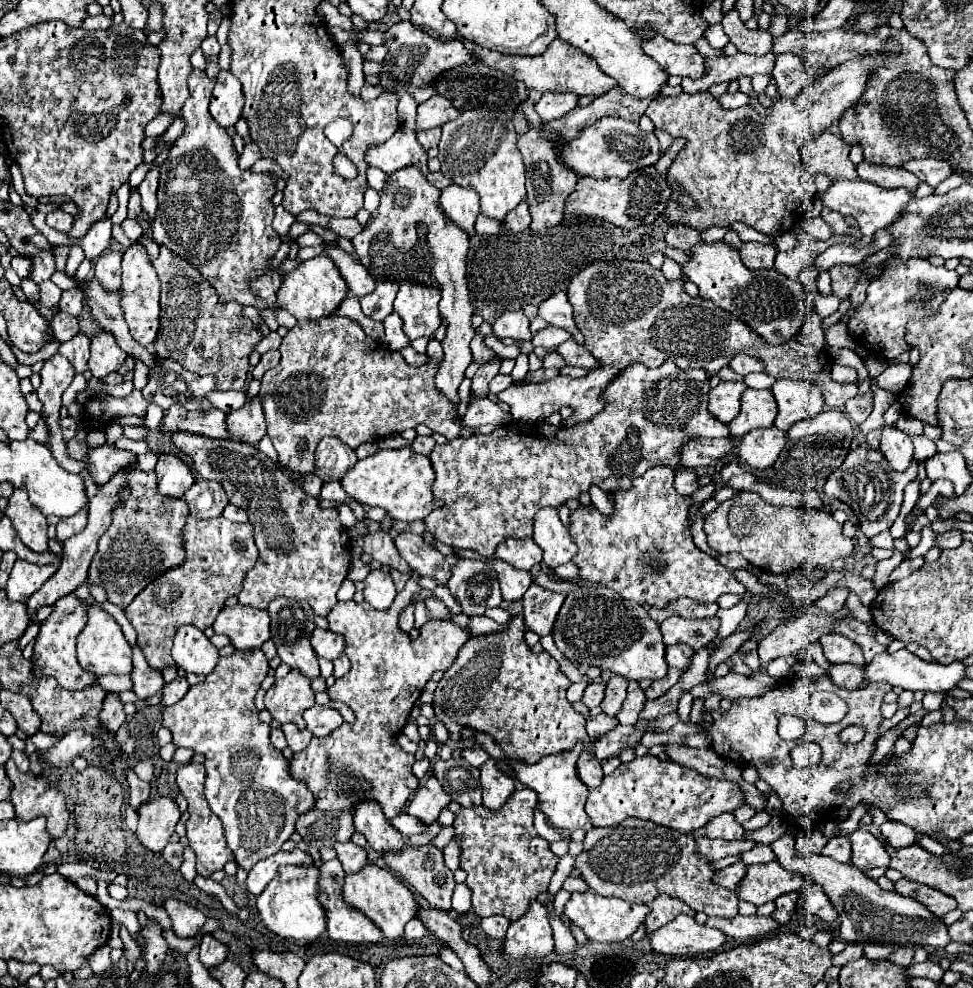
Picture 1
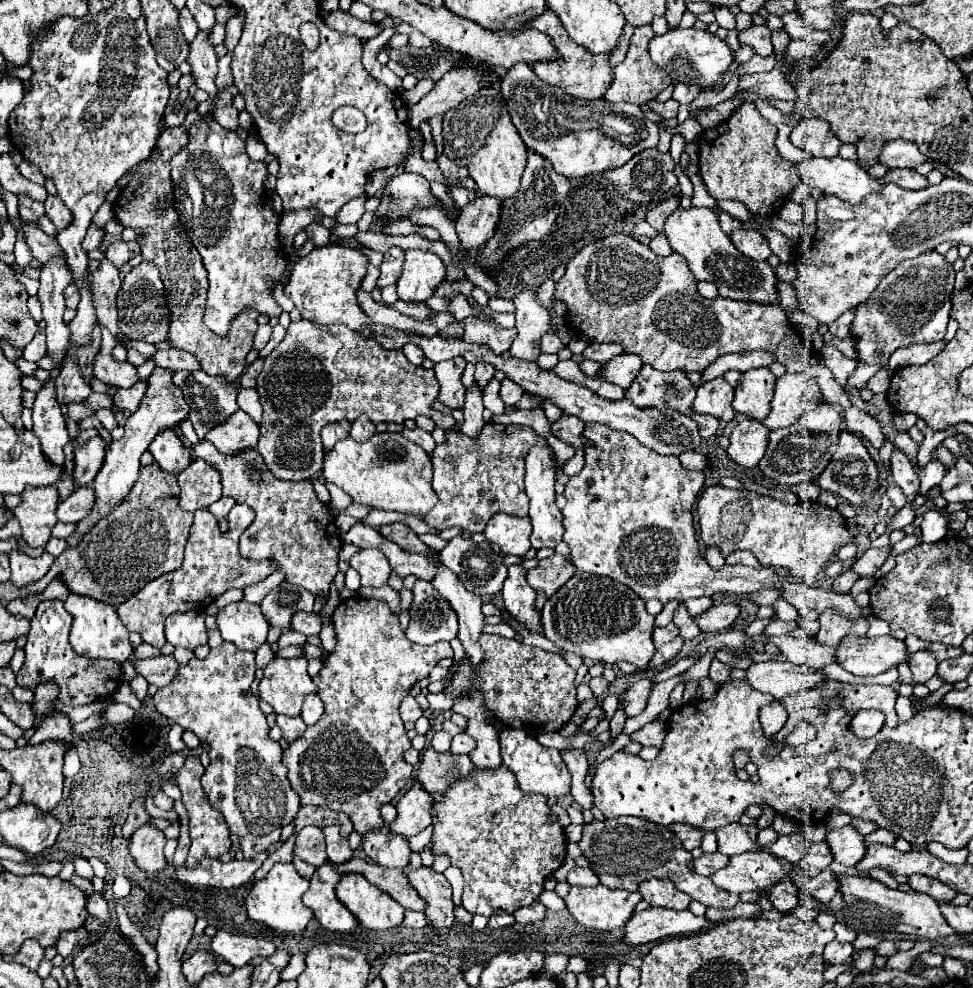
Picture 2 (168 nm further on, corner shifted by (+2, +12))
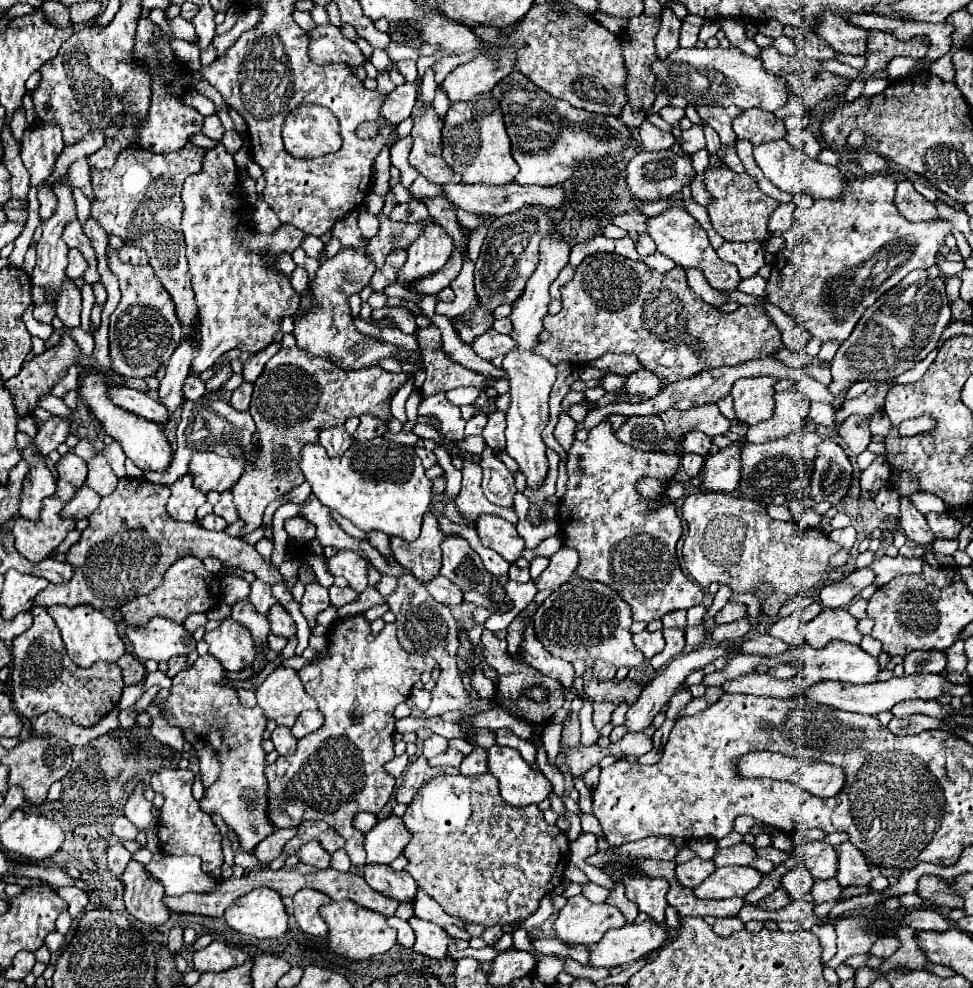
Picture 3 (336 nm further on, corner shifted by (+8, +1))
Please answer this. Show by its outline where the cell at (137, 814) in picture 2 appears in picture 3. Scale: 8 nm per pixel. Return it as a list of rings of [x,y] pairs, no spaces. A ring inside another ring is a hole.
[[[116,843],[116,845],[108,847],[108,869],[114,875],[122,875],[124,867],[128,865],[130,859],[132,859],[132,853],[128,849],[124,849],[122,843]]]

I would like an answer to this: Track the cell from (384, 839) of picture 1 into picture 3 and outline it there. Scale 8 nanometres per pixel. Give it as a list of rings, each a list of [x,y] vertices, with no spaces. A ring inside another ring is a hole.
[[[364,865],[364,879],[372,889],[398,901],[414,901],[416,897],[418,883],[410,873],[394,871],[390,865]]]

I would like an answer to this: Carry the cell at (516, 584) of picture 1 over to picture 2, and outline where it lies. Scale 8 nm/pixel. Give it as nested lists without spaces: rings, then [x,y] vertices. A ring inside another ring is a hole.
[[[518,566],[508,568],[508,578],[502,588],[502,598],[504,598],[504,608],[510,612],[520,624],[524,624],[526,630],[544,634],[542,622],[540,622],[540,612],[536,610],[536,592],[528,586],[524,578],[526,570]]]

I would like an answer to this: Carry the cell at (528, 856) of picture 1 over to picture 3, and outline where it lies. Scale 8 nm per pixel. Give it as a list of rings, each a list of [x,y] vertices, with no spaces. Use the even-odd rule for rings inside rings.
[[[492,773],[474,777],[434,777],[420,787],[402,819],[412,833],[412,841],[404,849],[404,855],[410,859],[406,871],[444,907],[448,915],[484,927],[518,921],[502,917],[530,917],[538,909],[540,899],[560,885],[570,859],[566,835],[556,825],[546,825],[544,815],[536,805],[506,805],[498,793],[498,781],[494,781]]]

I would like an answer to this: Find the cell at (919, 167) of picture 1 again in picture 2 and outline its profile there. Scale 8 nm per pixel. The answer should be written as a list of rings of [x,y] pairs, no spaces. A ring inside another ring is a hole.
[[[890,140],[882,146],[878,162],[890,166],[890,168],[914,168],[922,162],[926,162],[918,150],[916,144],[908,140]]]

